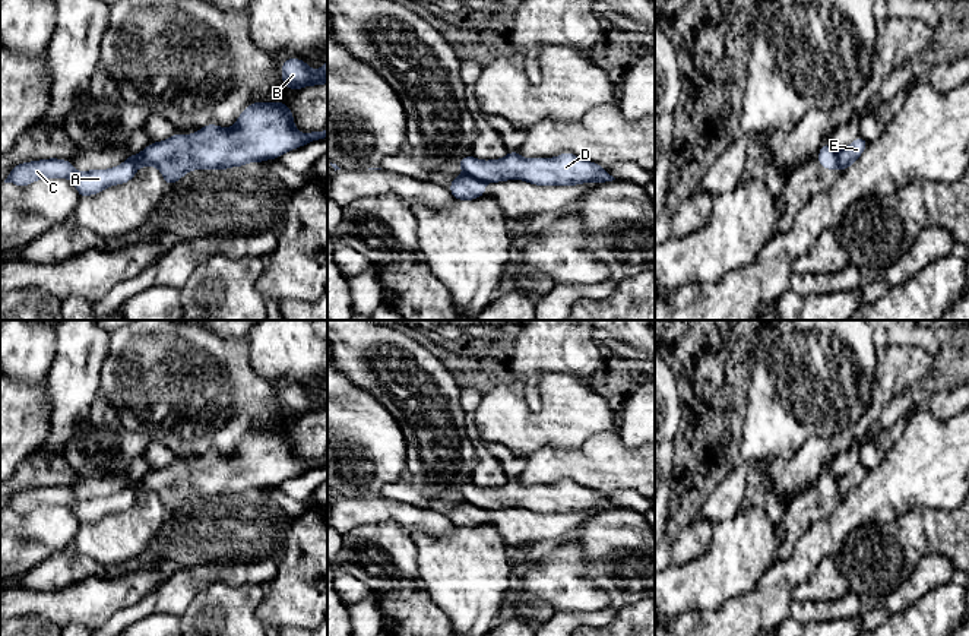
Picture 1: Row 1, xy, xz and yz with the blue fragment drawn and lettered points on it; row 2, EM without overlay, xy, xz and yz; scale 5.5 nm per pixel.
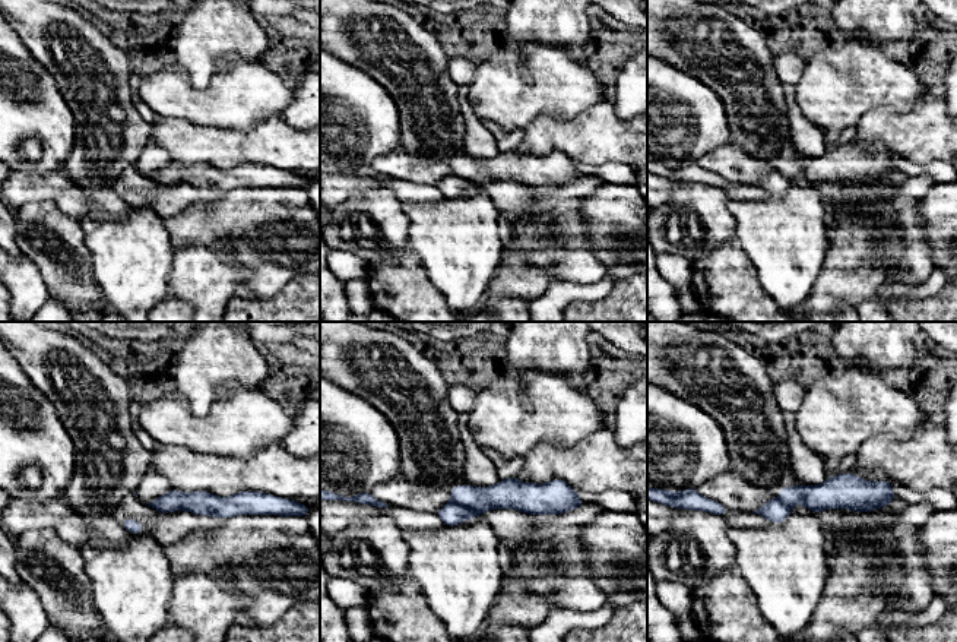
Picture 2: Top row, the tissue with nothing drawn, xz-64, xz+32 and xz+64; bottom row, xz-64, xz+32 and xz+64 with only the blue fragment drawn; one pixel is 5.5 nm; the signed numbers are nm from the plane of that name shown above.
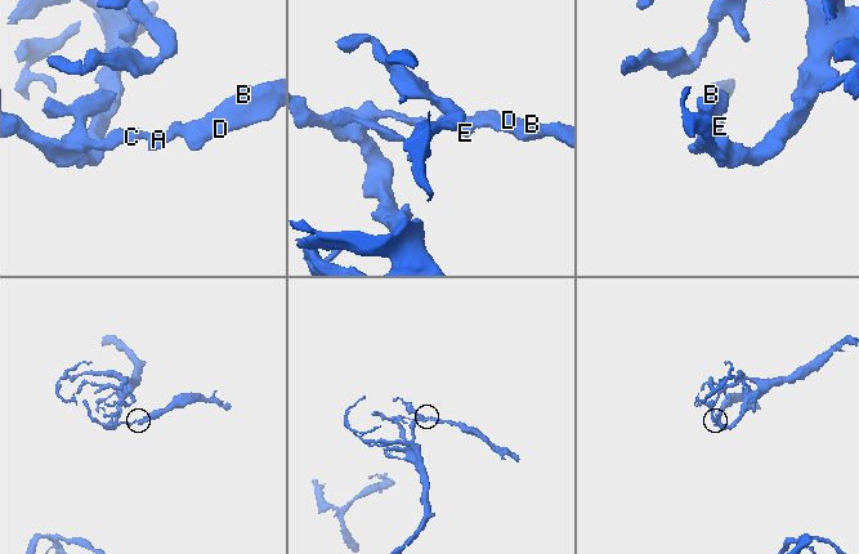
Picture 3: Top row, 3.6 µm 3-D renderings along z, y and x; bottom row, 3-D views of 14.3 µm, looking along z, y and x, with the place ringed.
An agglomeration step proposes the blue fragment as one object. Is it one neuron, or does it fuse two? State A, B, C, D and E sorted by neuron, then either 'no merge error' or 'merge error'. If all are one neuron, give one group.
A C E / B D | merge error

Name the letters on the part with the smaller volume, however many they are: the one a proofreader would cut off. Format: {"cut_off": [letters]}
{"cut_off": ["B", "D"]}

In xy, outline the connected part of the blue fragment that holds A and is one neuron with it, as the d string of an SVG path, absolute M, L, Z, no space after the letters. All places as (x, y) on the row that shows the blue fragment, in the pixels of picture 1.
M140 152L113 168L79 173L67 159L48 158L22 162L12 168L4 183L20 187L29 186L41 178L67 178L75 183L79 197L98 194L107 187L124 184L134 178L139 170Z

